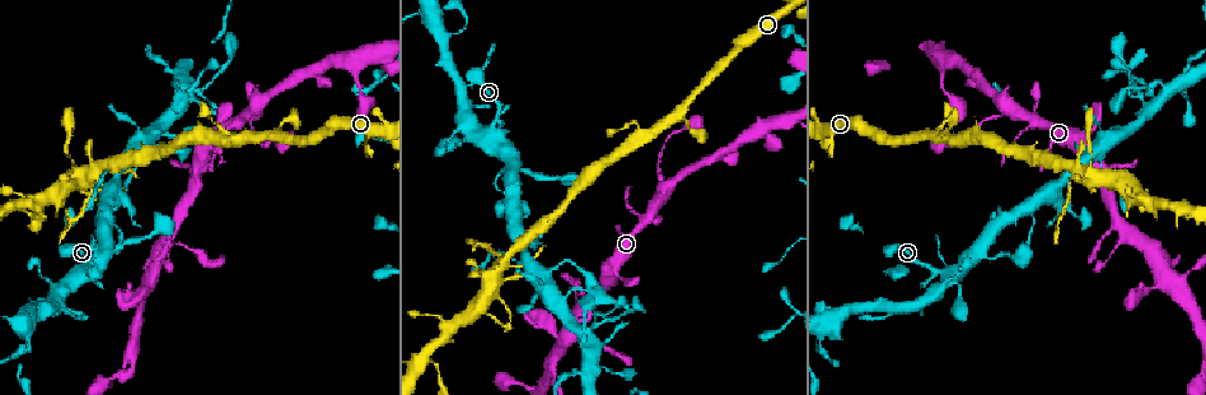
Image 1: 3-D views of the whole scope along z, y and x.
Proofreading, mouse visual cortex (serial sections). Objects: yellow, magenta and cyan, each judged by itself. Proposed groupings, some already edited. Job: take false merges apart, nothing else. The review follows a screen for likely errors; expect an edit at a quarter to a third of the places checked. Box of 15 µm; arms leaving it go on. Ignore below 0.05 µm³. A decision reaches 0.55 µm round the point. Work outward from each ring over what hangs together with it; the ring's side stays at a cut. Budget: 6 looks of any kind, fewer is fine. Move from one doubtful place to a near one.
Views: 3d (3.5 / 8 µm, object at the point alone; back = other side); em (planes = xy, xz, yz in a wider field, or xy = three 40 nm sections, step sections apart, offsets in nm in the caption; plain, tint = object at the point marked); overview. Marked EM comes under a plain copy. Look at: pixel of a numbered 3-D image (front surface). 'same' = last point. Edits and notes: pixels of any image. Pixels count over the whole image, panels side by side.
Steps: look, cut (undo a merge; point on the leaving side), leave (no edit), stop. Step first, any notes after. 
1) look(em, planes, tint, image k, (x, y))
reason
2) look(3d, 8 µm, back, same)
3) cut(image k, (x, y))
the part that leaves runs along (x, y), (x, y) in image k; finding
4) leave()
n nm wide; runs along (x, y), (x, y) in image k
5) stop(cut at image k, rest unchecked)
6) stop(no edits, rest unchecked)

look(3d, 3.5 µm, image 1, (95, 184))
thin neck

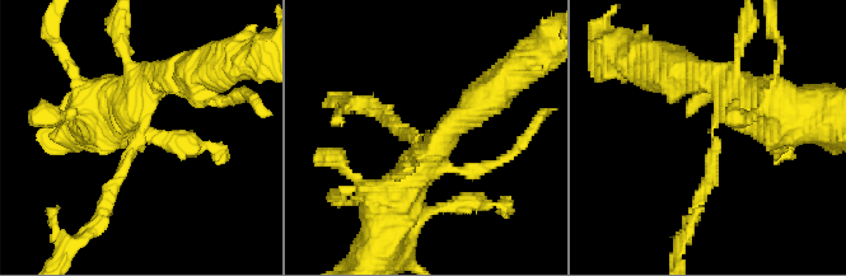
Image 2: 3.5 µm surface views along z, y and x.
look(em, planes, tint, image 2, (136, 132))
arms of 150, 300 nm; now the EM

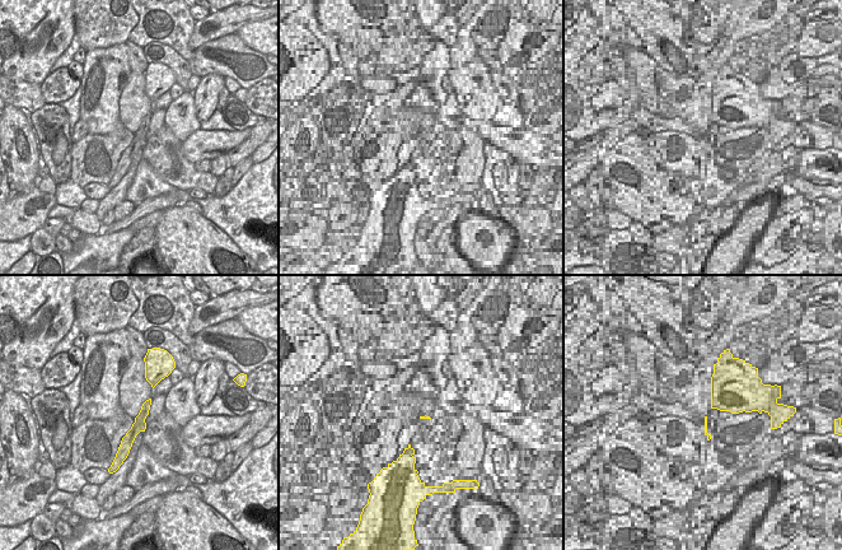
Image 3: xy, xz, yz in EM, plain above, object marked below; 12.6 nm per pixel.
cut(image 2, (714, 176))
the part that leaves runs along (716, 139), (710, 178), (681, 241) in image 2; a second cell is stuck on

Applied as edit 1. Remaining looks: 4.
look(overview)

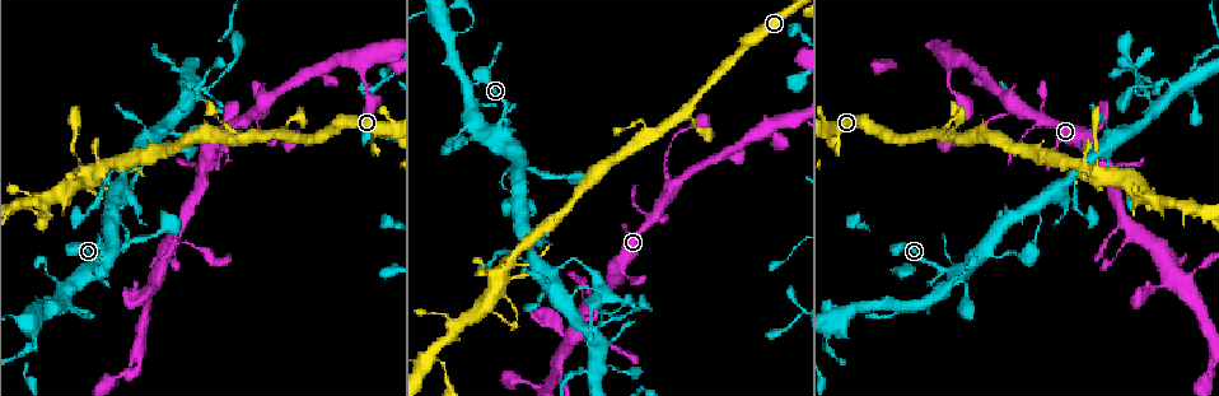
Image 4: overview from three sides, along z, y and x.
look(3d, 8 µm, image 4, (1159, 241))
thin neck

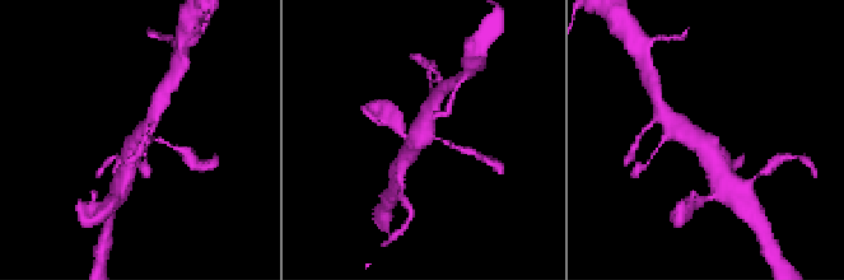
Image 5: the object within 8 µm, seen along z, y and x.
look(3d, 3.5 µm, image 5, (429, 140))
zoom in

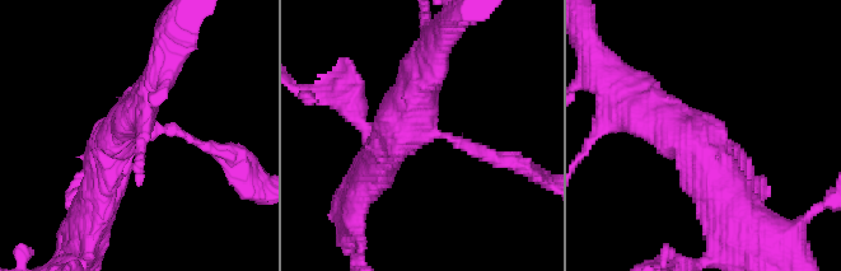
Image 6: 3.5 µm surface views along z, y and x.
look(em, xy, step 2, tint, image 6, (425, 129))
3 arms; arms of 150, 400, 500 nm

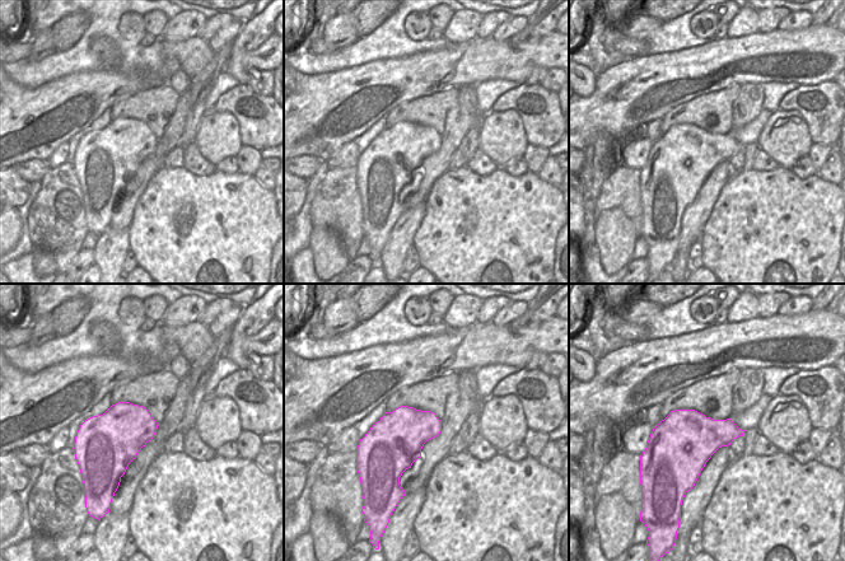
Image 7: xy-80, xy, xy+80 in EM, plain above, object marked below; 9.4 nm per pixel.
leave()
all the same cell

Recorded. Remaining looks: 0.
stop(cut at image 2, rest unchecked)

